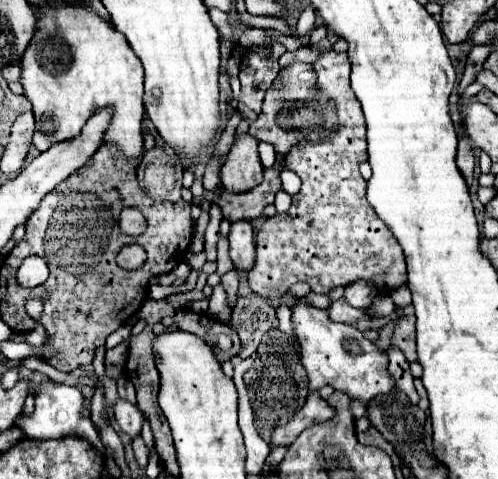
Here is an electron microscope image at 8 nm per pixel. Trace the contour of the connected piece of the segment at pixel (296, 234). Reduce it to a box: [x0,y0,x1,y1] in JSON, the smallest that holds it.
[248,49,406,299]

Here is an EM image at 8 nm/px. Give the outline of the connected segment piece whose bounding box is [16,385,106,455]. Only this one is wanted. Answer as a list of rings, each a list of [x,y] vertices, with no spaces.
[[[40,385],[36,389],[36,409],[30,417],[20,415],[16,419],[18,427],[32,439],[62,439],[62,437],[80,437],[88,441],[100,455],[106,455],[106,449],[98,437],[98,431],[88,415],[84,415],[84,395],[78,387],[68,385]]]

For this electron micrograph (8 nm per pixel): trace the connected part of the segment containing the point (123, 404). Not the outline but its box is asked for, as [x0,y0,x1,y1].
[114,399,144,439]

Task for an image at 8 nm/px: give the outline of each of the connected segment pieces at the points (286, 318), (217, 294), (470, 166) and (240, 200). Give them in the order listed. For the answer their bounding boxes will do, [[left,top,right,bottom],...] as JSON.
[[276,305,294,335],[208,285,232,321],[456,137,474,185],[208,161,282,223]]

